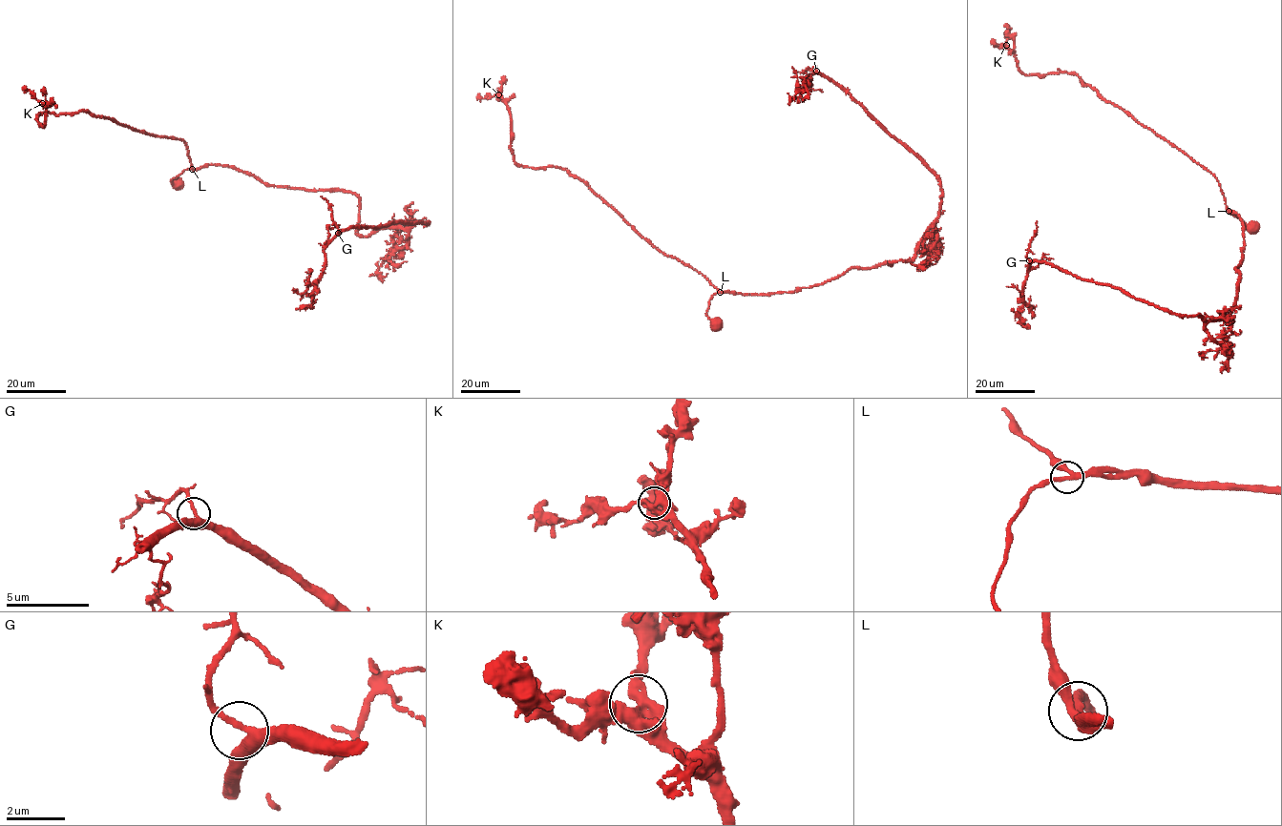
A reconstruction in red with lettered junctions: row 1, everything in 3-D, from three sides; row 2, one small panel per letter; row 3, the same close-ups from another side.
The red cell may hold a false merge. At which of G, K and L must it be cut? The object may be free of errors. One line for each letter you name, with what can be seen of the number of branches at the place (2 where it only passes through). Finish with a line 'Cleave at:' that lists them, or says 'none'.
Cleave at: none

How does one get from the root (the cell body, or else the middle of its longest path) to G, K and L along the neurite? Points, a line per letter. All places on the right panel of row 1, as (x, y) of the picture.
G: (1251, 227), (1229, 209), (1242, 219), (1245, 244), (1230, 323), (1170, 314), (1029, 260)
K: (1251, 227), (1228, 209), (1219, 181), (1203, 166), (1083, 85), (1076, 74), (1024, 75), (1006, 45)
L: (1251, 227), (1229, 211)

